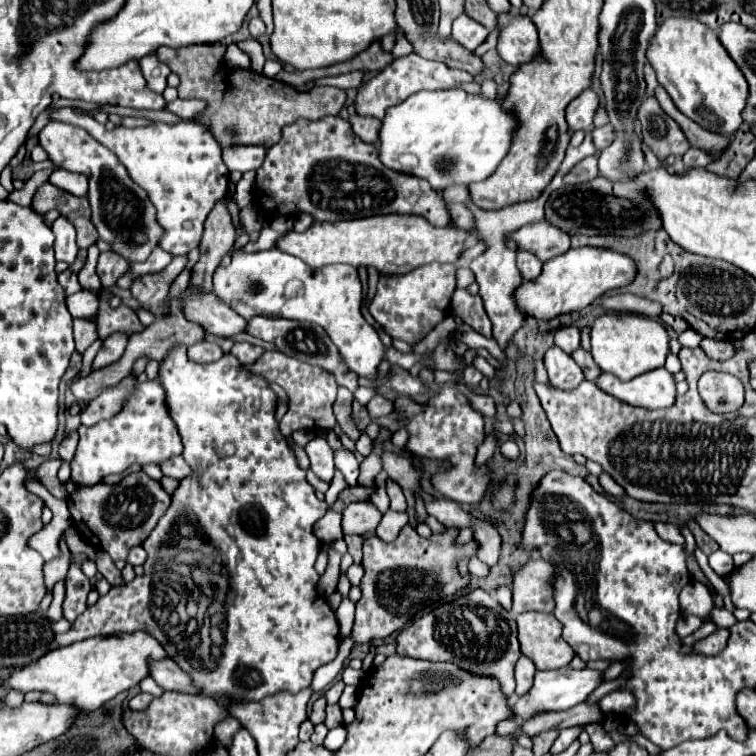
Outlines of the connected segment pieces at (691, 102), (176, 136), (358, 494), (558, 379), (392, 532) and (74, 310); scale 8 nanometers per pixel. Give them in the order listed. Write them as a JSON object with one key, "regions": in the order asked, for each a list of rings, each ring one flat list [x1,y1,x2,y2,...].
{"regions":[[[667,18,657,28,655,40,647,50,647,60,653,64,659,84,687,118,721,136,733,136,739,130,749,98,749,84,711,28,697,20]],[[55,108,51,120,85,128,95,140,109,148,129,170,131,178,149,192,159,212,159,224,165,228,165,236,159,244,165,252,187,254,199,246,209,212,229,192,229,172,219,156,221,146,209,128,183,120,175,126,157,122,147,128,119,126,109,132,103,124,89,116,79,116,73,108]],[[349,486,349,488,345,488,345,490,339,494,339,498,337,498,335,504,331,506,331,510,341,512,349,502,353,502,353,500,365,500,369,494,371,494,371,490,367,490,367,488,363,488,363,486]],[[551,346,545,354,545,368,547,368,547,374,549,374,549,380,551,380,551,386,559,388,559,390,575,390,579,388,579,384,585,380,583,376,583,370,575,364,575,360,565,354,561,348,555,348]],[[387,510,375,530,375,534,385,540,385,542,393,542,399,532,403,530,403,526,409,524,409,514,407,512,395,512,395,510]],[[81,290,81,292,67,296,67,308,69,308,73,318,93,316,97,312,97,306,99,306,99,298,97,298,95,292]]]}

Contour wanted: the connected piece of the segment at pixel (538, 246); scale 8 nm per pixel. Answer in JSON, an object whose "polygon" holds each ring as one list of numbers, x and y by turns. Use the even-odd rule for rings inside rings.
{"polygon":[[551,222,531,224,523,230,519,228,519,232,515,232,511,238,519,244,519,250,535,250,535,256,539,256,541,262,565,254,571,248,569,234,555,228]]}

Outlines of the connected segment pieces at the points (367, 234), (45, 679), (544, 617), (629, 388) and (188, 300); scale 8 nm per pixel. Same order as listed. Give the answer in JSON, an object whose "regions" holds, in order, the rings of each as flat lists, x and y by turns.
{"regions":[[[385,214,369,216,357,220,339,220,339,222,313,222,305,232,287,232,277,240,277,248,301,258,311,268,321,268,327,264,349,264,349,266,373,266,379,276,401,276,411,272,411,268,429,264,429,262,449,262,455,264,463,240,467,238,465,230,457,228,437,228,431,226,421,216,411,214]],[[147,632,93,636,63,648,55,648,37,662,23,666,21,670,15,670,9,676,7,686,23,694,31,690,51,692,55,694,57,704,67,704,79,708,81,712,93,712,101,708,107,700,137,686,145,676,149,676,147,670,149,658,161,660,165,656,167,654,163,646,153,636,147,636]],[[523,612,517,616,521,652,533,660,537,670,567,666,575,652,561,638,561,622,553,614]],[[665,368,651,370,629,382,615,380,615,376,601,372,595,384,599,384,609,396,641,408,667,408,675,400,675,382]],[[195,290,185,294,185,316,203,326,205,332,223,338,239,336,247,328,247,320,233,312,233,308,227,308,227,304,215,300,213,294,203,296]]]}

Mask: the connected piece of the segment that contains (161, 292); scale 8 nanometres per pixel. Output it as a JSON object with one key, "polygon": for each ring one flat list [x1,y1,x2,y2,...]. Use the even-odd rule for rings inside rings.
{"polygon":[[175,256,173,262,153,274,145,274,133,280,131,284,131,292,133,296,147,308,151,310,155,316,163,316,167,314,167,306,163,306,161,302,167,296,167,290,171,286,171,282,177,278,177,274,185,268,187,256]]}

